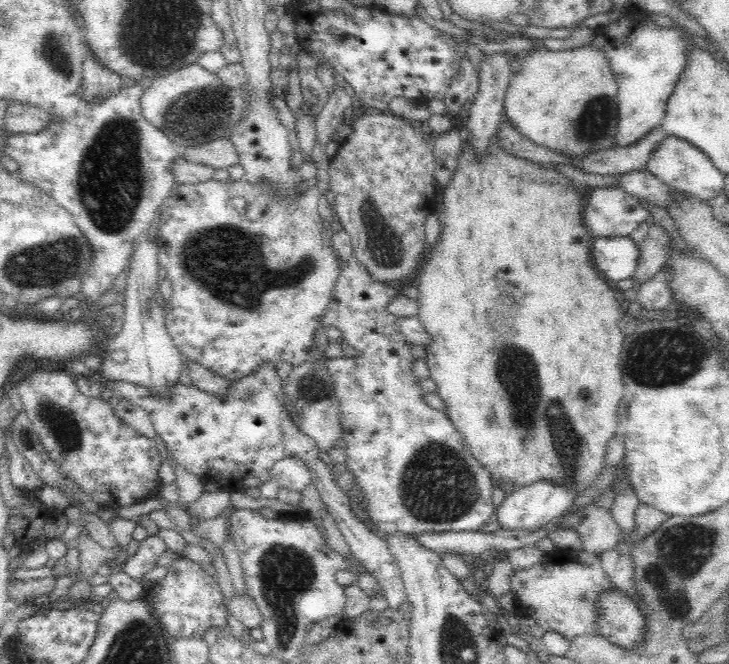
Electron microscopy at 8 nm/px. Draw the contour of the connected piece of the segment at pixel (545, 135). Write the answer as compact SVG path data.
M540 45L538 48L522 52L518 57L516 71L505 96L504 119L520 134L528 137L528 140L564 156L582 158L582 154L614 147L614 136L618 126L617 88L611 64L603 50L586 45L550 51Z

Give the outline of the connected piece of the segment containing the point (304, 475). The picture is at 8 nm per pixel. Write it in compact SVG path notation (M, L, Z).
M294 456L277 460L271 468L271 478L281 488L289 491L296 490L296 492L302 492L308 484L312 483L312 473L308 465Z

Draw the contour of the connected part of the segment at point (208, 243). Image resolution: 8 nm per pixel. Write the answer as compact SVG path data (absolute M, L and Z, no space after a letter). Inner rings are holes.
M243 178L228 182L210 179L199 183L179 184L172 188L168 198L160 207L158 261L166 269L166 278L172 282L173 291L167 303L165 327L180 351L183 361L194 361L217 376L234 381L255 372L265 364L264 362L274 366L278 362L290 362L293 366L299 366L308 360L318 360L323 357L322 351L314 341L314 336L318 332L318 326L322 324L321 317L332 299L332 288L339 276L339 261L331 246L332 233L318 213L318 200L324 192L318 183L309 187L300 185L295 192L295 199L284 199L284 197L276 199L268 193L264 183L250 183Z

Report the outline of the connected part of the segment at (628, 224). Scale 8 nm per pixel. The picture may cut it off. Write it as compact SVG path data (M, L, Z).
M617 186L594 187L584 208L583 224L587 226L593 238L630 237L639 224L646 221L649 216L649 211L640 205L640 198L628 194L625 190Z

